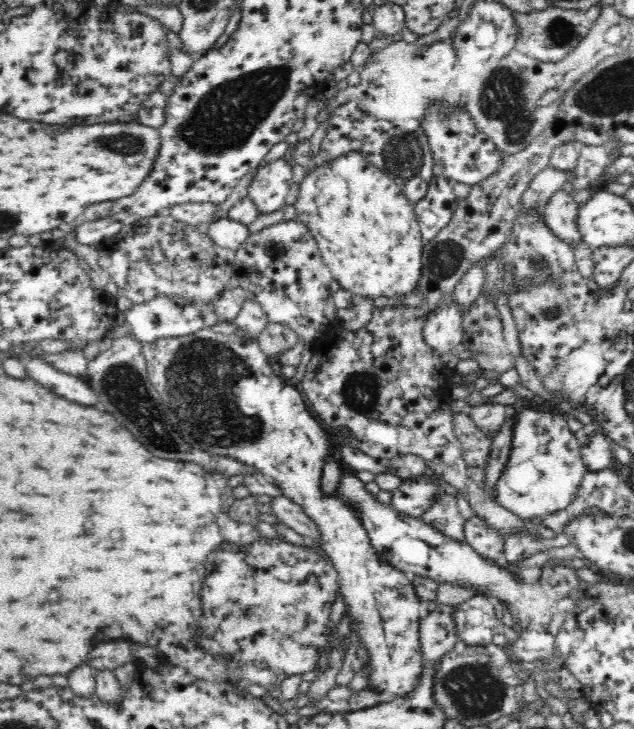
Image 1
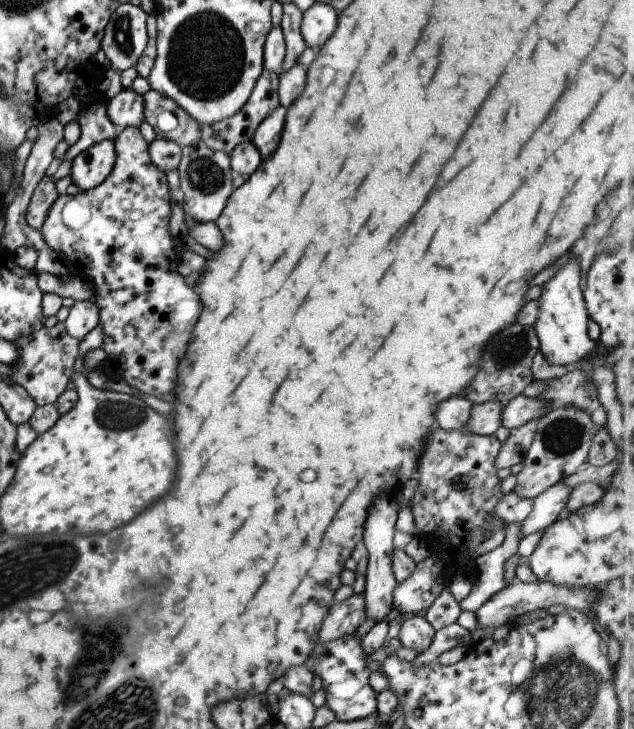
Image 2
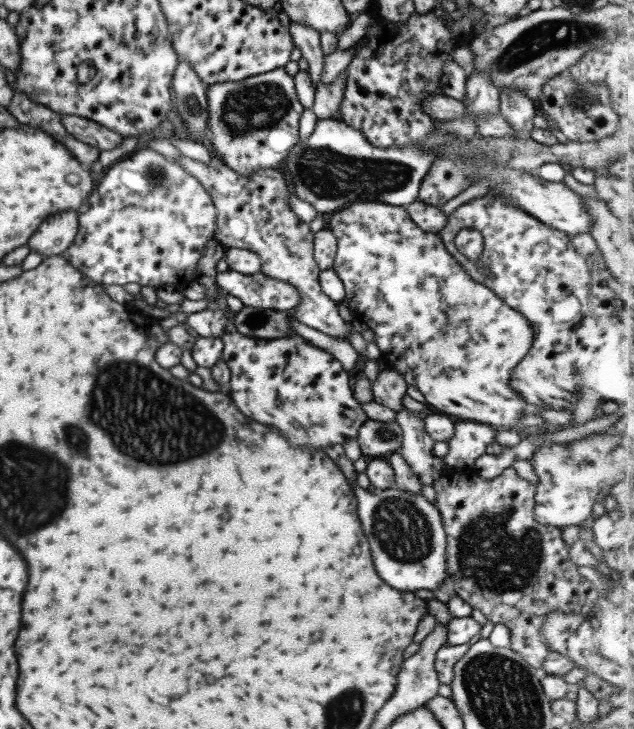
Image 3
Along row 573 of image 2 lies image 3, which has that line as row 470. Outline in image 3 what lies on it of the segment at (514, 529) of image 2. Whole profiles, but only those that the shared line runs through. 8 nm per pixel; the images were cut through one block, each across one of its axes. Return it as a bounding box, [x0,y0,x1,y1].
[474,436,542,480]

